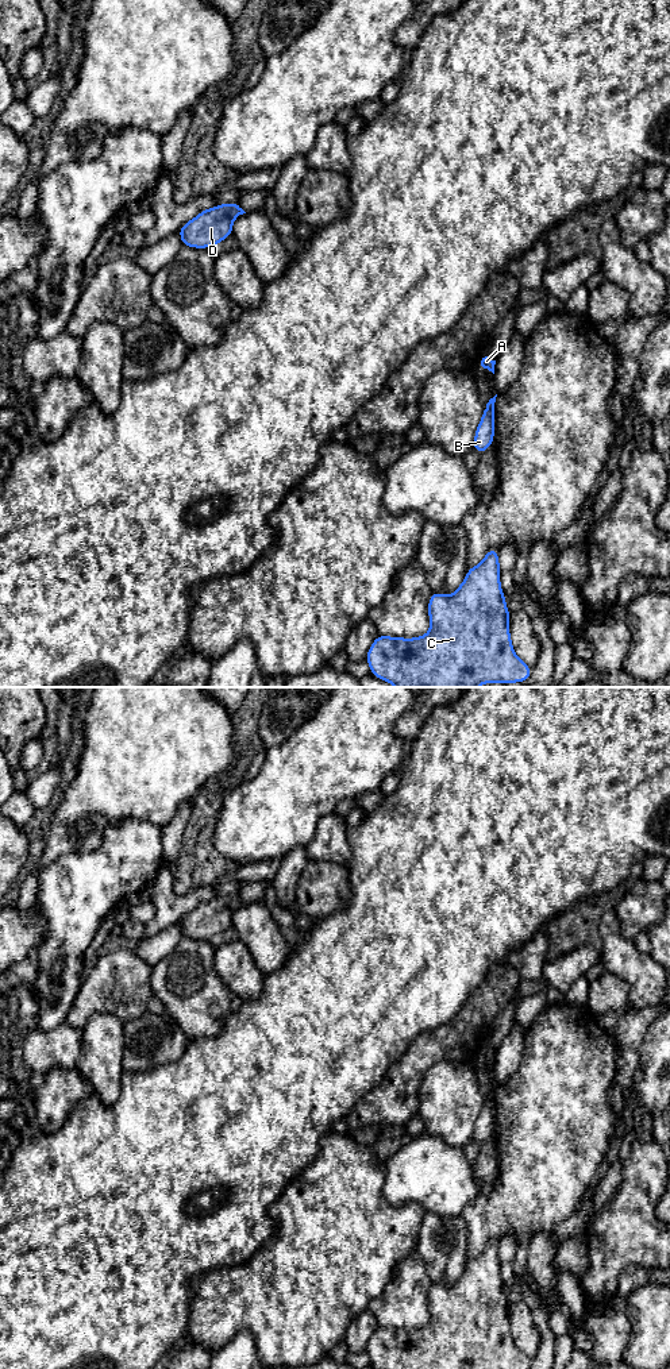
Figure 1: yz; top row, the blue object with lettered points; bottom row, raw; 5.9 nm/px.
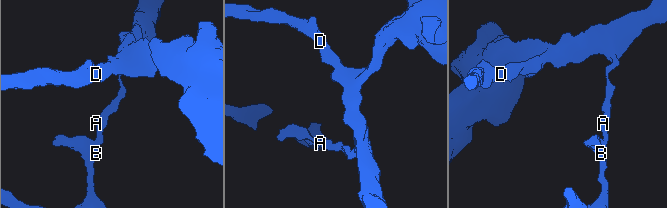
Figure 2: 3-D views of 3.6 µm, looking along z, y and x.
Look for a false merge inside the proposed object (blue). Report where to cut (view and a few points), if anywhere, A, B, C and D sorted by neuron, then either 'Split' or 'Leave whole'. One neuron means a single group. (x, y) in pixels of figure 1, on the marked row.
Split along yz (485, 408), (493, 413). Groups: A D / B C. Split

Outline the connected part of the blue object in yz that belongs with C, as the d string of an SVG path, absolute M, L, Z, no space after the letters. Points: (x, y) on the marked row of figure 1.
M490 548L482 562L467 570L465 581L451 595L434 591L428 601L431 628L421 637L404 639L377 636L366 660L370 674L396 687L478 687L485 683L525 682L532 668L517 657L509 635L509 610L500 586L498 549Z

